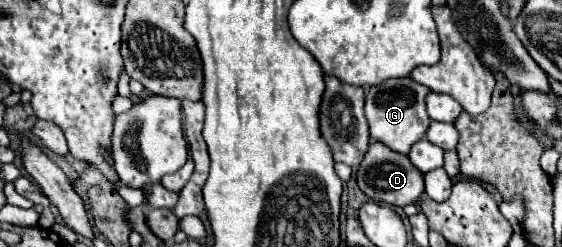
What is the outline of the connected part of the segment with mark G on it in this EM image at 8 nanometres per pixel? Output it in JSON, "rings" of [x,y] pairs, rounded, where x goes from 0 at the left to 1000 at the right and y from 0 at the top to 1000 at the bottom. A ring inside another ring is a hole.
{"rings":[[[731,308],[703,316],[674,348],[660,348],[649,389],[649,470],[657,494],[660,559],[671,575],[681,575],[685,591],[692,591],[710,623],[728,623],[731,591],[756,551],[767,502],[767,478],[756,445],[760,381],[763,381],[763,356],[742,340]]]}

